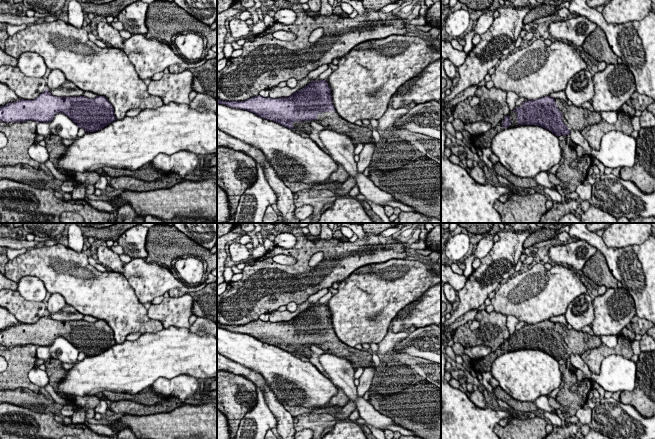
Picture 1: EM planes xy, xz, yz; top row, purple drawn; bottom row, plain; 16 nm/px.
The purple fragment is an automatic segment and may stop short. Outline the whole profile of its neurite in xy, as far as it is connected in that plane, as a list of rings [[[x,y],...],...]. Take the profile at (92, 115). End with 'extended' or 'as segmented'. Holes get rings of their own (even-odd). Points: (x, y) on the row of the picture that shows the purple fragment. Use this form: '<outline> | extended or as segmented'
[[[46,89],[34,100],[20,99],[1,106],[0,121],[48,123],[58,113],[64,113],[88,133],[101,130],[116,120],[114,108],[104,96],[94,99],[85,96],[57,97]]] | as segmented

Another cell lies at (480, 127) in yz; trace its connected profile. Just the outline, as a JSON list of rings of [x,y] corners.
[[[478,121],[471,124],[464,124],[464,130],[468,131],[471,135],[483,134],[492,128],[488,122]]]

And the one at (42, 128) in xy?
[[[37,122],[36,132],[39,135],[42,135],[45,138],[51,138],[52,134],[50,131],[50,126],[46,122]]]

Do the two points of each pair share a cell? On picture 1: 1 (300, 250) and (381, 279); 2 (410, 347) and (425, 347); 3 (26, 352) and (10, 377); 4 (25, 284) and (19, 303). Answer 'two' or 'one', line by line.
1: two
2: one
3: one
4: two

